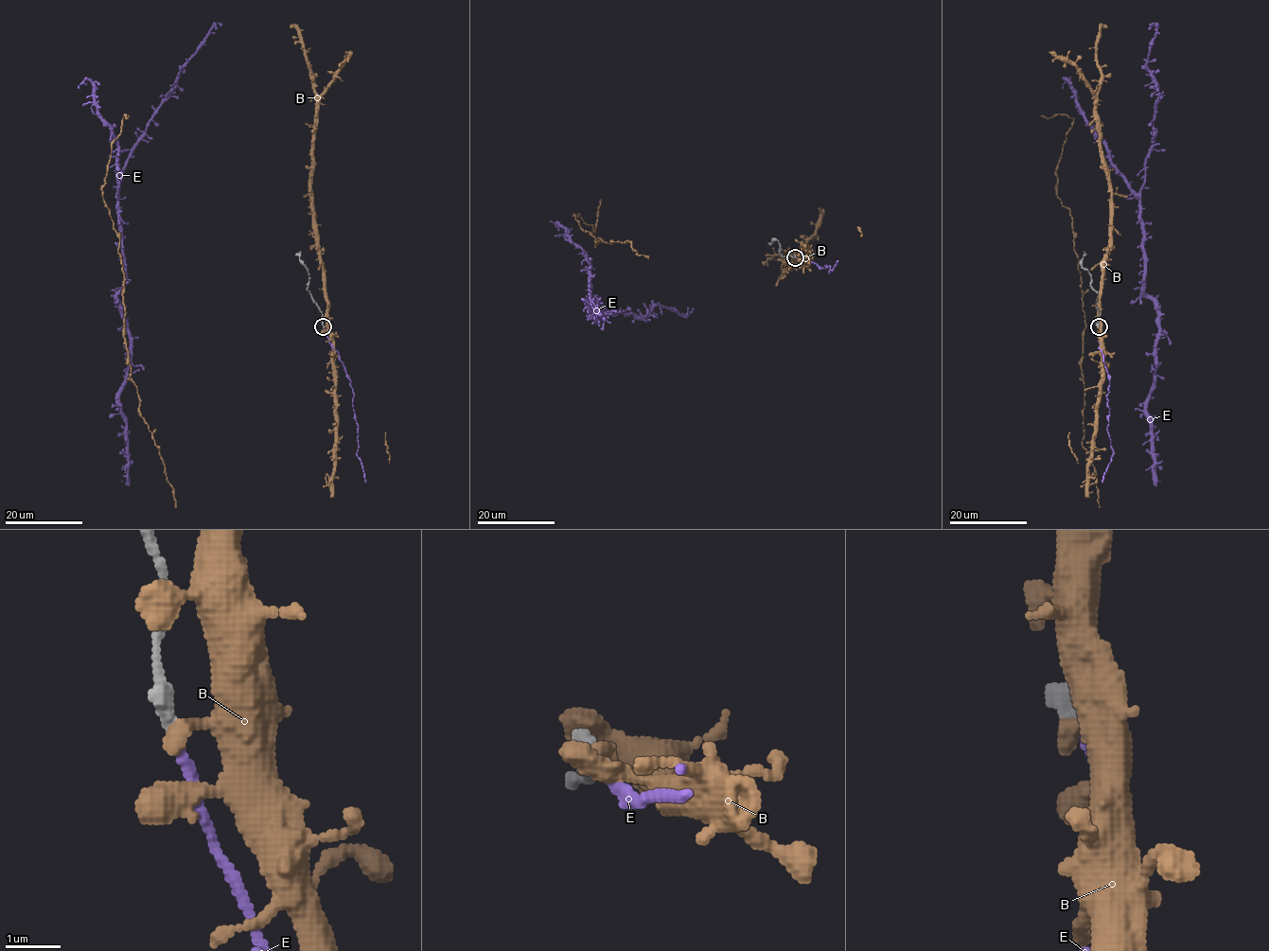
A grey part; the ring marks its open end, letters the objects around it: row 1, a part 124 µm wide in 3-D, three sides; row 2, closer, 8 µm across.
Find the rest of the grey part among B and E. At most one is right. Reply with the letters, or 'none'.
E

